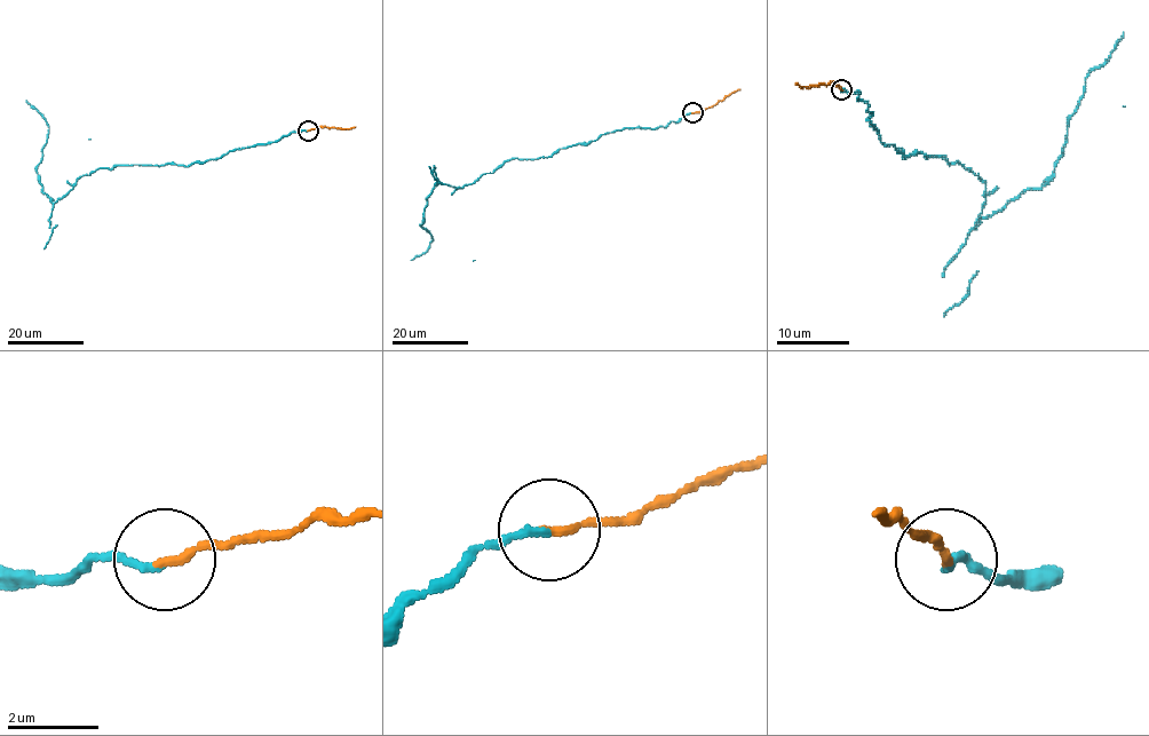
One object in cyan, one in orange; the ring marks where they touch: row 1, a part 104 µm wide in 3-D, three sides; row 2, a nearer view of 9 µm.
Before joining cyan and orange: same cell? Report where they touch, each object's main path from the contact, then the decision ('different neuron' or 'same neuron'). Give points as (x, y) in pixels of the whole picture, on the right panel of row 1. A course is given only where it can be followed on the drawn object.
(841, 89) | cyan via (840, 90), (858, 92), (905, 159), (979, 175), (975, 228), (1053, 173), (1085, 81), (1123, 32) | orange via (840, 90), (836, 82), (802, 86), (795, 82) | same neuron

